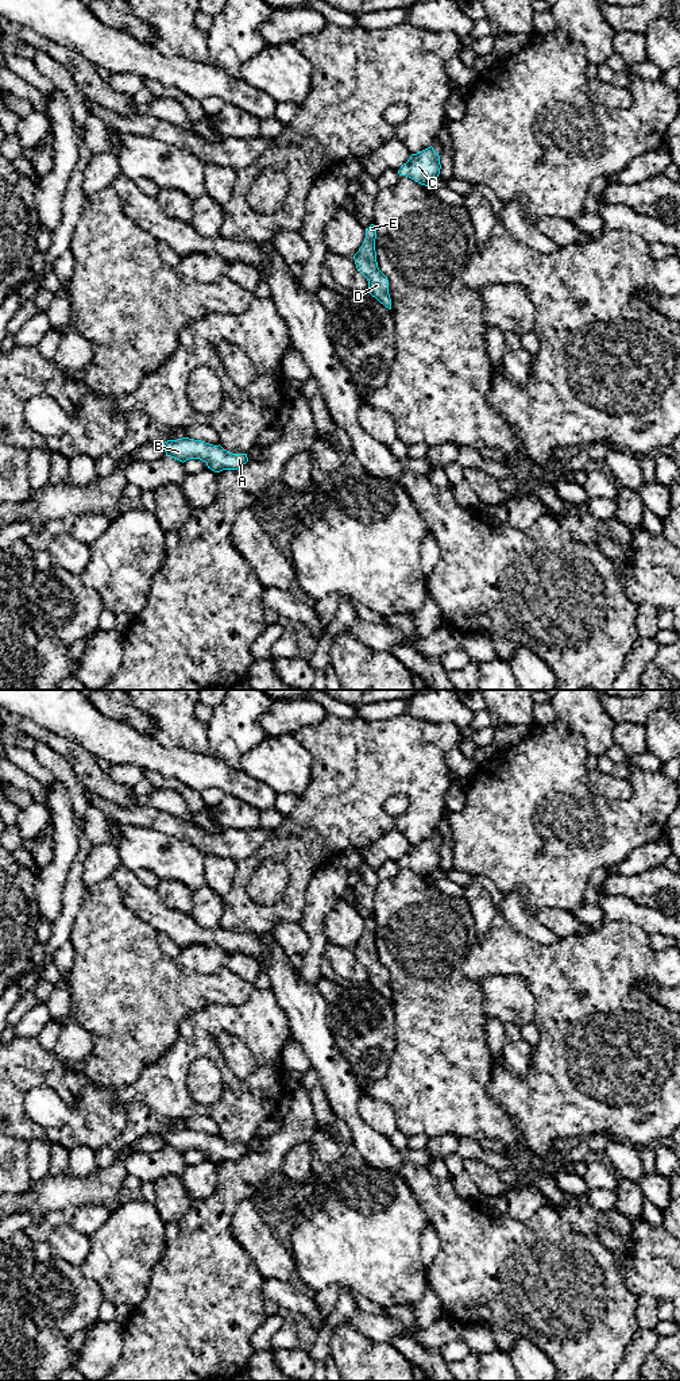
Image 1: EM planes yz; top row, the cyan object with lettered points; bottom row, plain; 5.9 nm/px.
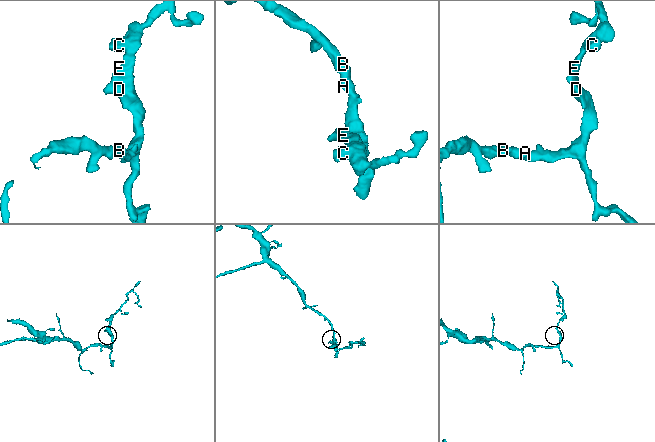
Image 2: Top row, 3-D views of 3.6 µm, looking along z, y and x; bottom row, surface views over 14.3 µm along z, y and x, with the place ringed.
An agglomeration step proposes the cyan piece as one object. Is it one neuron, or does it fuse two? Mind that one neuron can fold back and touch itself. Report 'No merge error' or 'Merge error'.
No merge error

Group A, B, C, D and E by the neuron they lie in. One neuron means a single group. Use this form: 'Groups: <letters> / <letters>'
Groups: A B C D E

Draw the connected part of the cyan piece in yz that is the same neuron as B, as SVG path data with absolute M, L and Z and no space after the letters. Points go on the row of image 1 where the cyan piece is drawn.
M189 437L167 440L163 443L163 448L166 456L171 456L182 463L189 459L200 459L215 472L237 470L248 462L247 454L232 454L220 444L213 445Z

